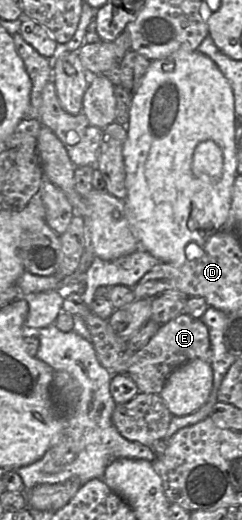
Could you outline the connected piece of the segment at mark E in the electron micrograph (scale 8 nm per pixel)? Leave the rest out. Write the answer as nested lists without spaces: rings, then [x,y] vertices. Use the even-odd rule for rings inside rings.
[[[181,313],[161,325],[149,342],[133,354],[127,375],[137,384],[140,393],[160,394],[168,376],[176,368],[194,359],[212,363],[209,331],[201,319]]]

